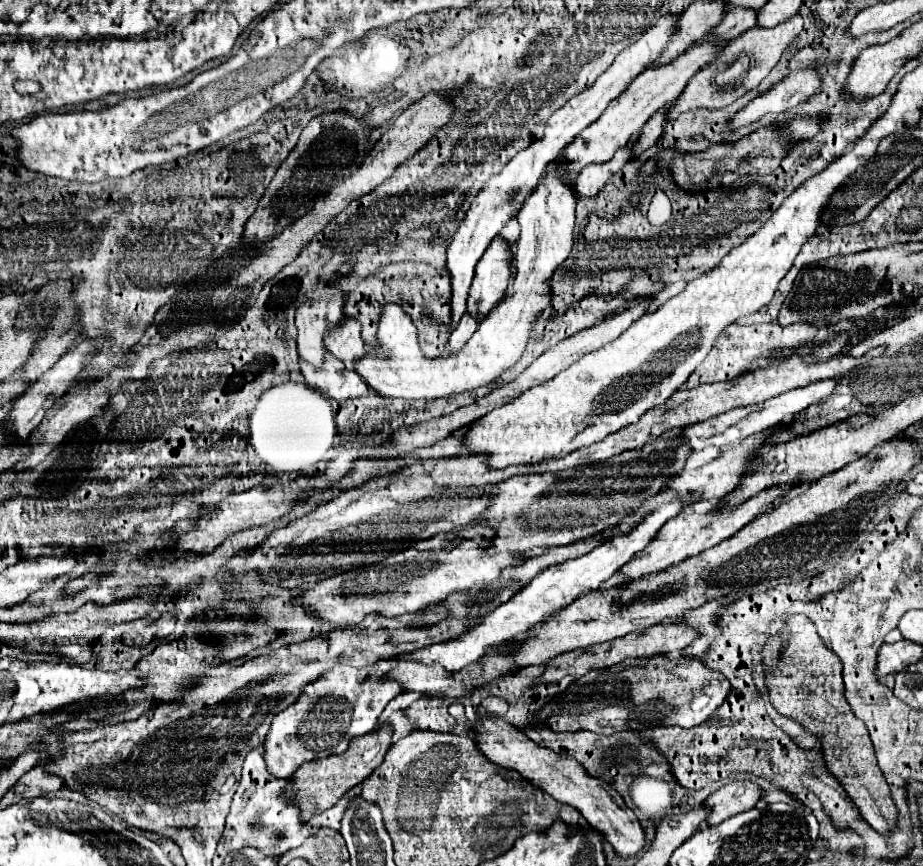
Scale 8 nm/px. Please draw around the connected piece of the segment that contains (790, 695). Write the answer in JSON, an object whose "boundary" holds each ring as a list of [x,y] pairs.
{"boundary":[[[791,615],[785,623],[785,629],[779,635],[767,639],[763,657],[767,665],[767,689],[775,709],[781,715],[801,721],[819,737],[827,767],[833,775],[837,775],[847,791],[847,797],[855,801],[865,821],[879,835],[889,839],[897,827],[899,811],[891,799],[889,783],[877,767],[867,727],[853,715],[845,699],[839,657],[821,643],[815,625],[805,615]]]}

